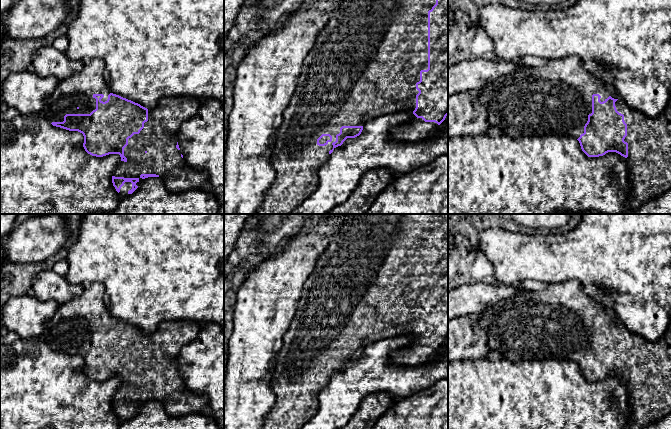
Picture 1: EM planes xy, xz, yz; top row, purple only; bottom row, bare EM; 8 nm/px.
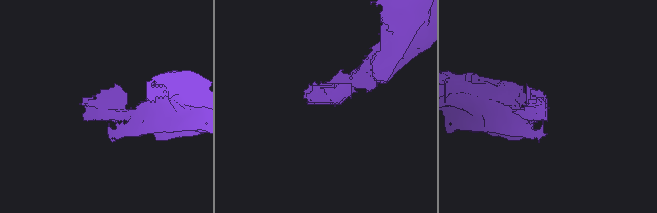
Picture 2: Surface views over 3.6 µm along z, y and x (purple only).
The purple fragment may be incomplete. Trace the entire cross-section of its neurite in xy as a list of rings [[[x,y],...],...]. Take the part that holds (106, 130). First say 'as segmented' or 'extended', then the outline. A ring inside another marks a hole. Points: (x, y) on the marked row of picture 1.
extended; [[[101,59],[86,61],[79,72],[74,73],[70,78],[59,81],[55,90],[45,100],[39,115],[53,126],[82,133],[84,136],[83,147],[92,156],[103,157],[109,154],[119,154],[121,162],[114,170],[112,183],[121,197],[132,194],[138,188],[139,183],[148,177],[159,177],[165,188],[174,193],[200,189],[202,184],[208,181],[208,174],[206,171],[195,170],[184,164],[183,155],[177,142],[177,134],[181,124],[196,114],[201,100],[189,96],[164,97],[153,108],[147,109],[138,103],[113,94],[105,81],[104,69],[105,63]]]

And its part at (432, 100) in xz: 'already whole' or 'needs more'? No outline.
needs more

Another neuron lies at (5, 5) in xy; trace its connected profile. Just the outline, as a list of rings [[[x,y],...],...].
[[[0,0],[0,45],[5,38],[5,26],[3,16],[8,12],[15,0]]]

